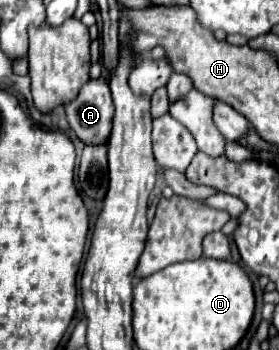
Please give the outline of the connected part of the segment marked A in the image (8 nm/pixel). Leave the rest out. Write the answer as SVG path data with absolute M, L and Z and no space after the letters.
M107 78L87 80L77 98L65 106L67 122L71 130L85 144L101 144L109 140L113 102Z

